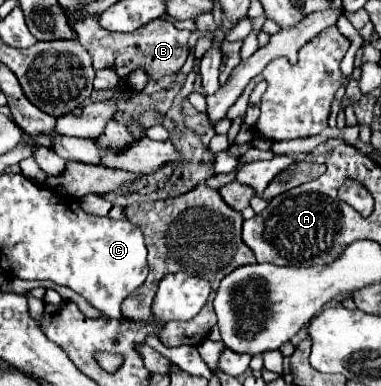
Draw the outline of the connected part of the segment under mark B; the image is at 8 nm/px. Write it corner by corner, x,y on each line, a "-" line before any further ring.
87,17
81,23
75,23
75,33
79,43
89,51
93,57
93,69
113,69
119,77
125,77
127,73
133,73
135,69
143,69
149,75
149,81
159,81
165,75
179,73
181,67
187,61
187,41
189,31
179,31
173,27
167,19
153,19
145,27
141,27
135,33
111,33
105,31
97,17

